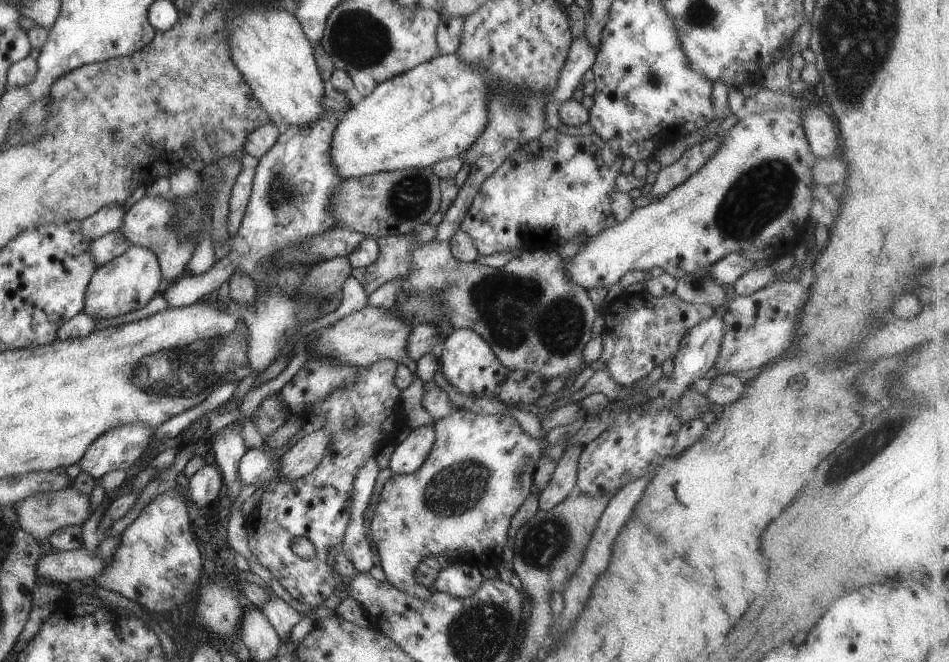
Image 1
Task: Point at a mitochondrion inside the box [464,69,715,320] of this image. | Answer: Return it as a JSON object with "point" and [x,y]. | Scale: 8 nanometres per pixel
{"point":[516,98]}

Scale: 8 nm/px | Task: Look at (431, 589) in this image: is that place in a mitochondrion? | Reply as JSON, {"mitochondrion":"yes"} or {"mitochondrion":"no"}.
{"mitochondrion":"no"}

